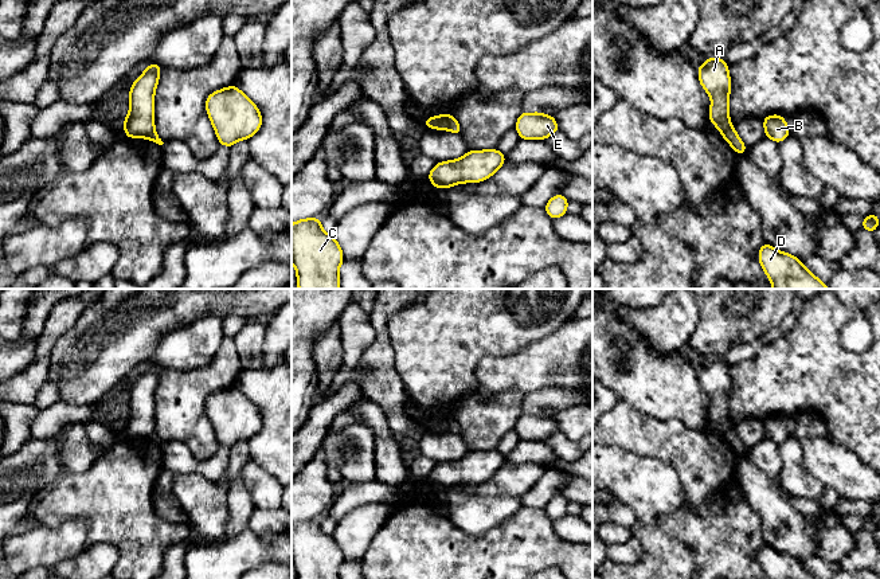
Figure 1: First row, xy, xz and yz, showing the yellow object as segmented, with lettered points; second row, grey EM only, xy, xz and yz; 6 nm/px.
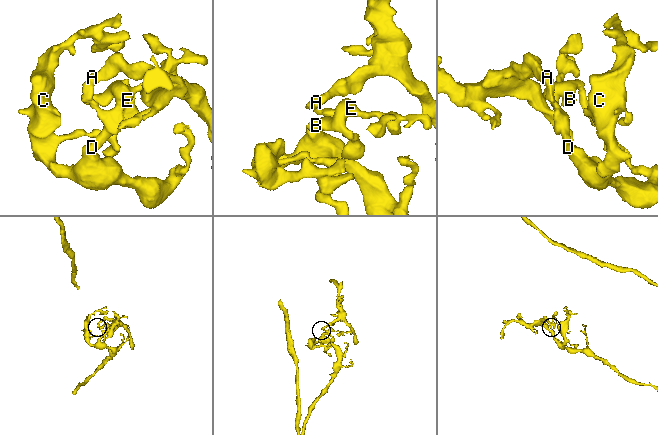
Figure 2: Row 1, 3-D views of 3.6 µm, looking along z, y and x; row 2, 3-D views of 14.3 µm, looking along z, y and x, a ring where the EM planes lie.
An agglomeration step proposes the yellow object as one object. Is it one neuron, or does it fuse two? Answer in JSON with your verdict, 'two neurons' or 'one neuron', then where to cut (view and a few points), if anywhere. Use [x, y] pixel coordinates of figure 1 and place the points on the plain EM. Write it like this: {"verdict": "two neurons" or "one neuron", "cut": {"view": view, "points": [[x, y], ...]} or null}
{"verdict": "two neurons", "cut": {"view": "xz", "points": [[453, 419], [446, 430]]}}

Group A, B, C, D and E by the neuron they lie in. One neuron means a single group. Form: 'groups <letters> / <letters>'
groups A / B C D E

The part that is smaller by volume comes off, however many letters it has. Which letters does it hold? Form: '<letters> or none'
A

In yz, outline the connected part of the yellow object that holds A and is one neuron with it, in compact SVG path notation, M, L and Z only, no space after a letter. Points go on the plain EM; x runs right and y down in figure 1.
M709 359L697 368L699 382L711 398L709 422L721 435L732 430L730 420L731 379L728 365L723 359Z

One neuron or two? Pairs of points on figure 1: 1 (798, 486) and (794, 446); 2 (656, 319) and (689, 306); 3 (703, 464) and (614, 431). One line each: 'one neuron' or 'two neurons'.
1: one neuron
2: one neuron
3: one neuron

